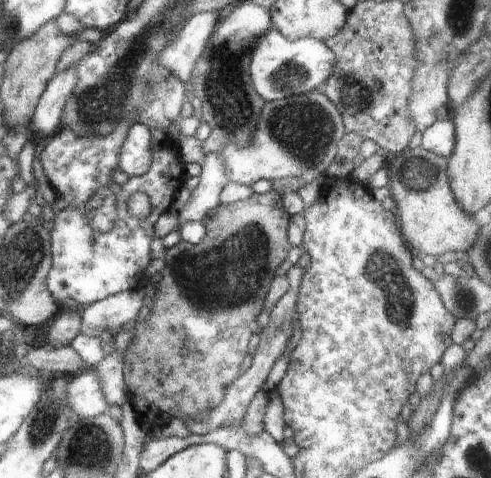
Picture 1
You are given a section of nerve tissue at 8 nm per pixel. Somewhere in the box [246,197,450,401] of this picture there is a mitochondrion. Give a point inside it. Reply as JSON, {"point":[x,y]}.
{"point":[399,299]}

